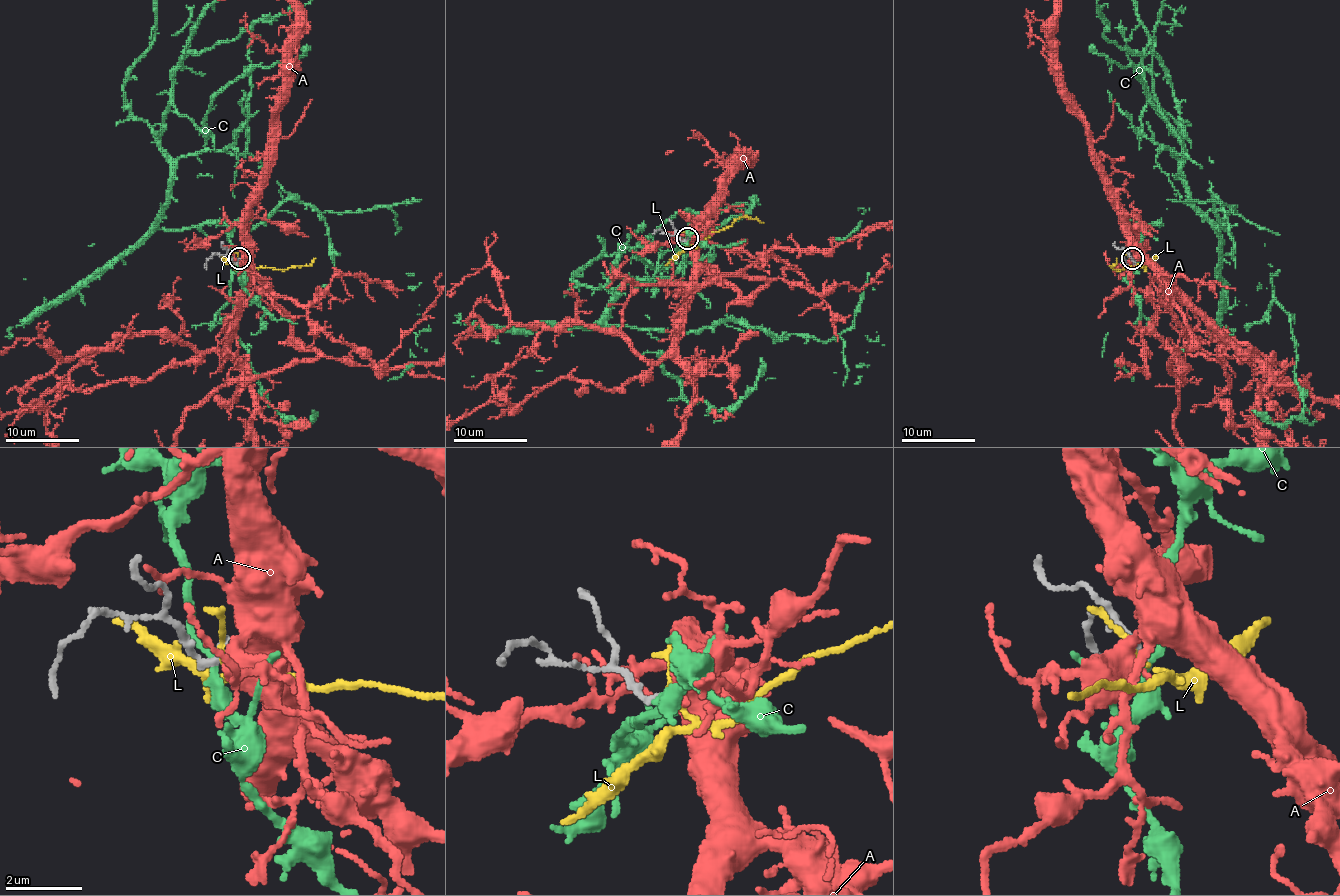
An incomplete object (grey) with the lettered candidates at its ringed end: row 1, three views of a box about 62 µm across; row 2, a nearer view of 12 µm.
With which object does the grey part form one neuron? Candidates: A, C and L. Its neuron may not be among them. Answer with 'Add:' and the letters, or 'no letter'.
Add: A

